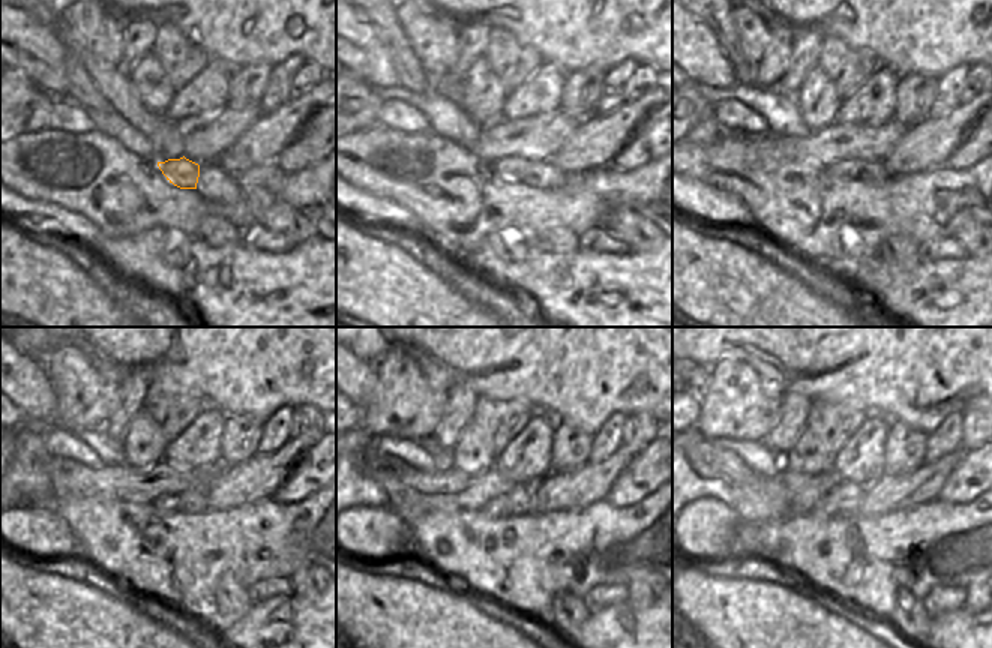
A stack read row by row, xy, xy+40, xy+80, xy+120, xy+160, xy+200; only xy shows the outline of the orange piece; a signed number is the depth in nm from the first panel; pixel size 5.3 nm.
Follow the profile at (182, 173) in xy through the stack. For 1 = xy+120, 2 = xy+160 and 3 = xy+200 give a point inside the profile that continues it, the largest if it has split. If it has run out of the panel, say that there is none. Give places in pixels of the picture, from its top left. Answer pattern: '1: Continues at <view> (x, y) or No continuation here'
1: Continues at xy+120 (168, 504)
2: Continues at xy+160 (497, 507)
3: Continues at xy+200 (830, 506).

